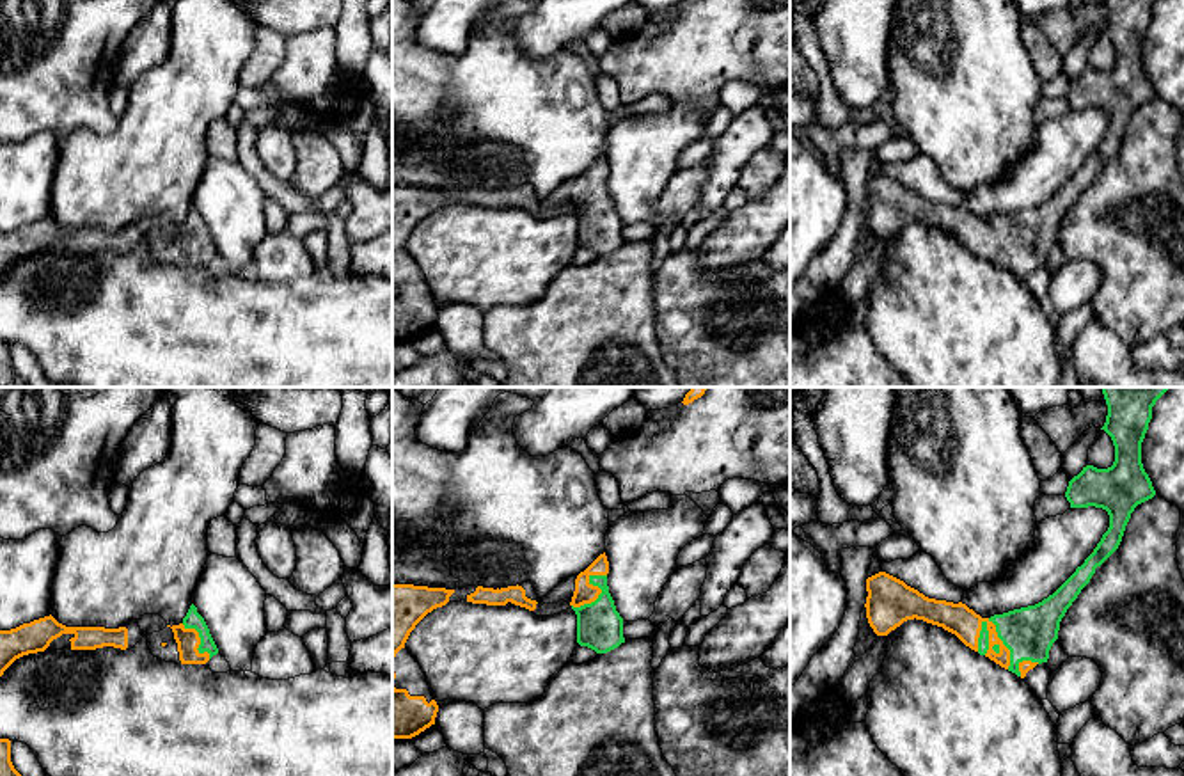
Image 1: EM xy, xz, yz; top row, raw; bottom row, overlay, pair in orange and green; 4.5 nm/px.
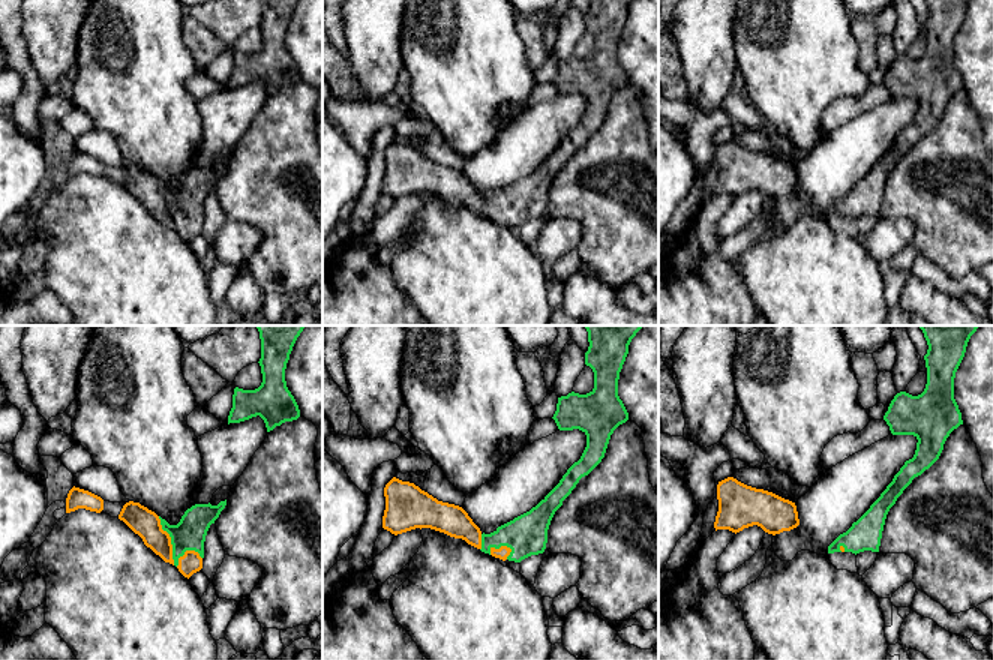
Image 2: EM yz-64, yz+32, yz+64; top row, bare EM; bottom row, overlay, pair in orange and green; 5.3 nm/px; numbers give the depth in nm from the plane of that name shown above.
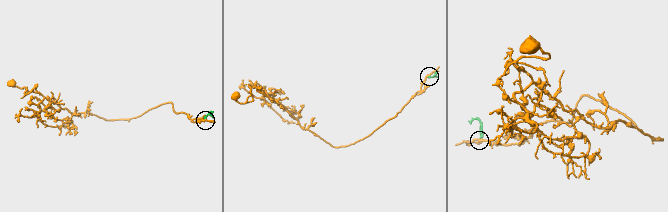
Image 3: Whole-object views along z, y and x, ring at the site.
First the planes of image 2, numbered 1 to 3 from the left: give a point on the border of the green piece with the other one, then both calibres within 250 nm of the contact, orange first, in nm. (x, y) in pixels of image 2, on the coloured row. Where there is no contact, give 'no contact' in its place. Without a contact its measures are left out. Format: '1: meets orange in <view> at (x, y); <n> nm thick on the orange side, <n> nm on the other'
1: meets orange in yz-64 at (171, 557); 150 nm thick on the orange side, 180 nm on the other
2: meets orange in yz+32 at (500, 548); 70 nm thick on the orange side, 220 nm on the other
3: meets orange in yz+64 at (843, 548); 20 nm thick on the orange side, 170 nm on the other

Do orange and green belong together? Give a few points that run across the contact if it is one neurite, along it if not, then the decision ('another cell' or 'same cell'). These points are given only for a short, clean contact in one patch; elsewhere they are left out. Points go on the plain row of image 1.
line yz (957, 221), (984, 224), (1002, 244), (991, 249), (984, 237); same cell

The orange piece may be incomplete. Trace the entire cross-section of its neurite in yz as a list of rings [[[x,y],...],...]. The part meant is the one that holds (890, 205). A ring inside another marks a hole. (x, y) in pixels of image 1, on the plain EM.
[[[1104,0],[1108,7],[1104,32],[1115,48],[1115,64],[1108,71],[1097,71],[1093,67],[1083,69],[1083,73],[1069,83],[1065,99],[1070,110],[1102,110],[1109,117],[1109,130],[1102,137],[1093,154],[1085,162],[1081,169],[1047,201],[1035,208],[1014,211],[991,220],[982,220],[966,206],[946,204],[928,201],[918,192],[907,188],[904,183],[879,174],[866,181],[866,220],[877,238],[888,238],[907,222],[923,222],[927,226],[943,229],[955,236],[966,249],[989,259],[1001,270],[1024,281],[1037,266],[1047,265],[1049,252],[1058,242],[1060,224],[1067,211],[1077,201],[1081,192],[1090,185],[1095,170],[1101,169],[1120,147],[1125,128],[1134,110],[1156,98],[1152,83],[1141,66],[1141,44],[1152,21],[1152,9],[1159,0]]]

